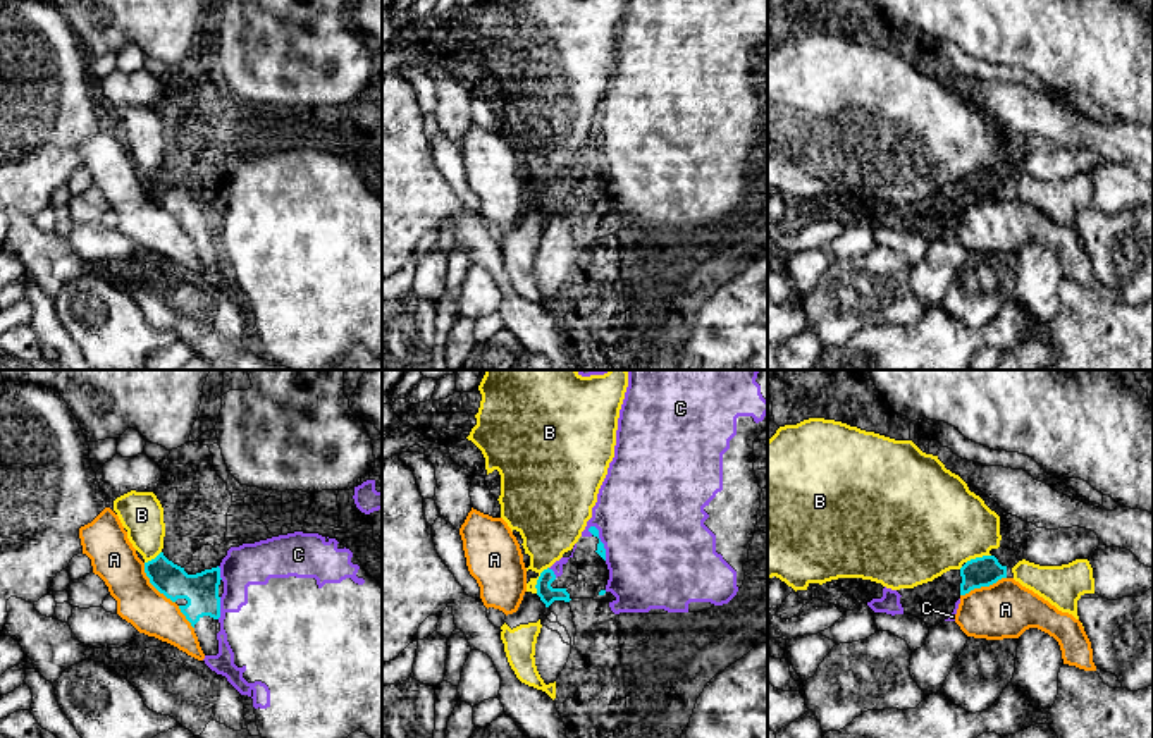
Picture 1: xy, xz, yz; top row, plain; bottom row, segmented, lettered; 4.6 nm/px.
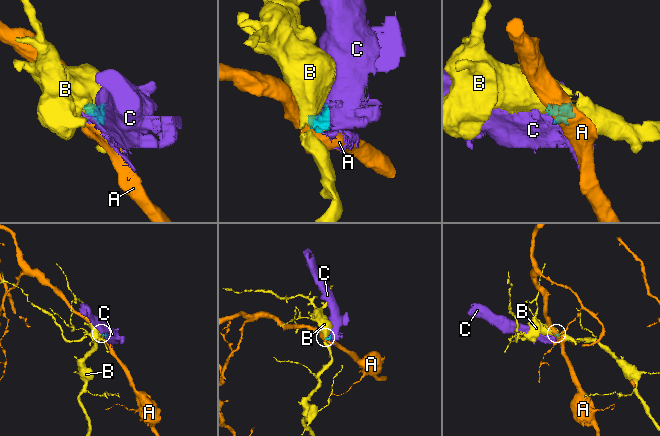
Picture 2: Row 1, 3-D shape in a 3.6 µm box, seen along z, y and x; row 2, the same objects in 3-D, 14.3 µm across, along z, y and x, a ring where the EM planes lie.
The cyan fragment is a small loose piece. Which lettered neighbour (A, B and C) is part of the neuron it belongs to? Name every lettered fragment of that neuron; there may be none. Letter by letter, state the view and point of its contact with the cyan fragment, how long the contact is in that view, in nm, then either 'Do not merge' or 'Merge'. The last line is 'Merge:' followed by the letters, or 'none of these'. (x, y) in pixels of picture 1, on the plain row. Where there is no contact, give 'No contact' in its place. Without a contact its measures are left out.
A: Touches cyan at yz (983, 200). Shared border 240 nm. Do not merge
B: Touches cyan at xz (537, 195). Shared border 140 nm. Do not merge
C: Touches cyan at xz (601, 157). Shared border 180 nm. Do not merge
Merge: none of these

